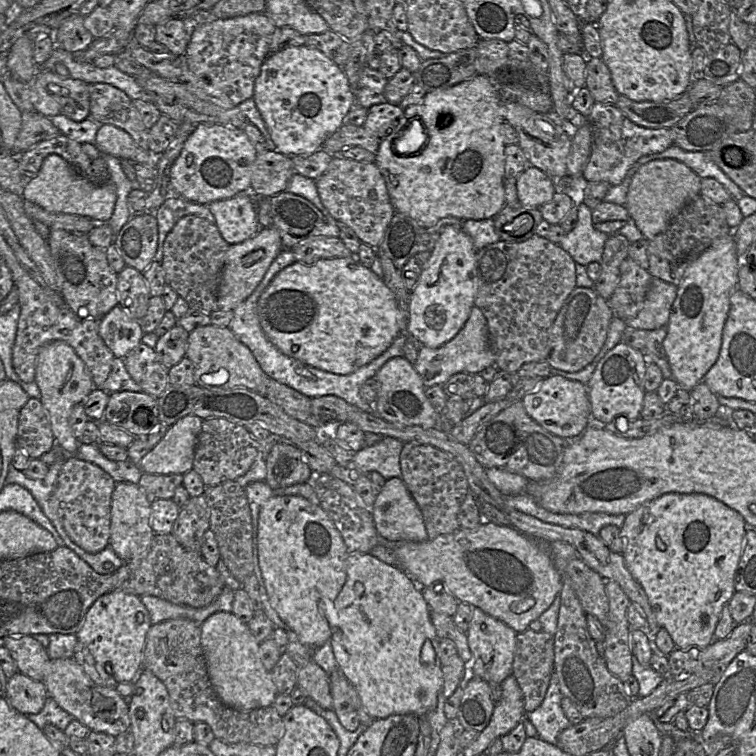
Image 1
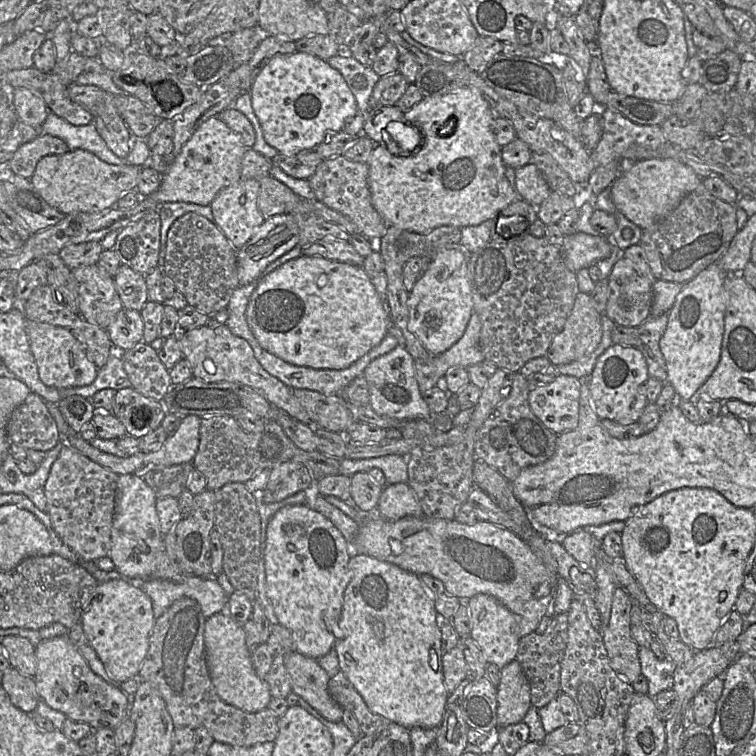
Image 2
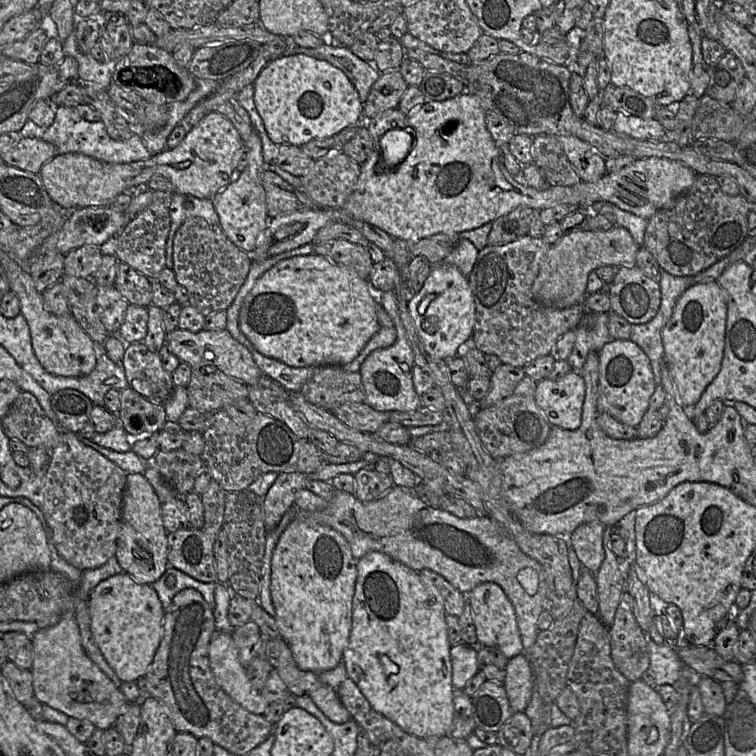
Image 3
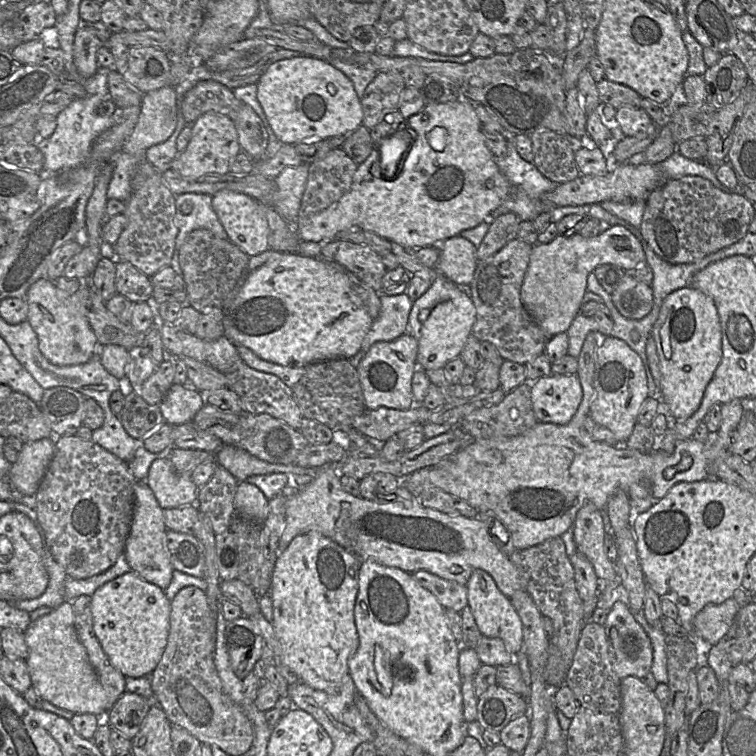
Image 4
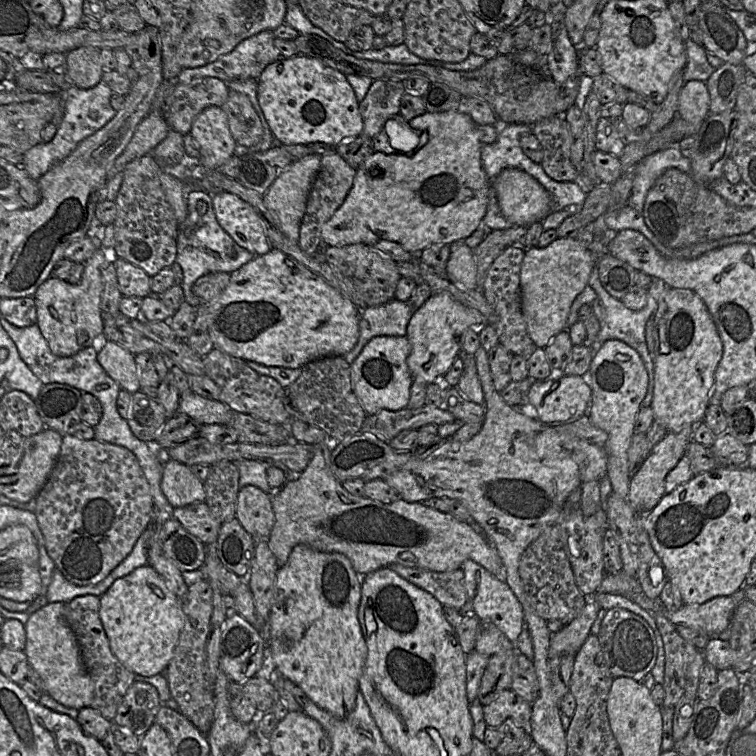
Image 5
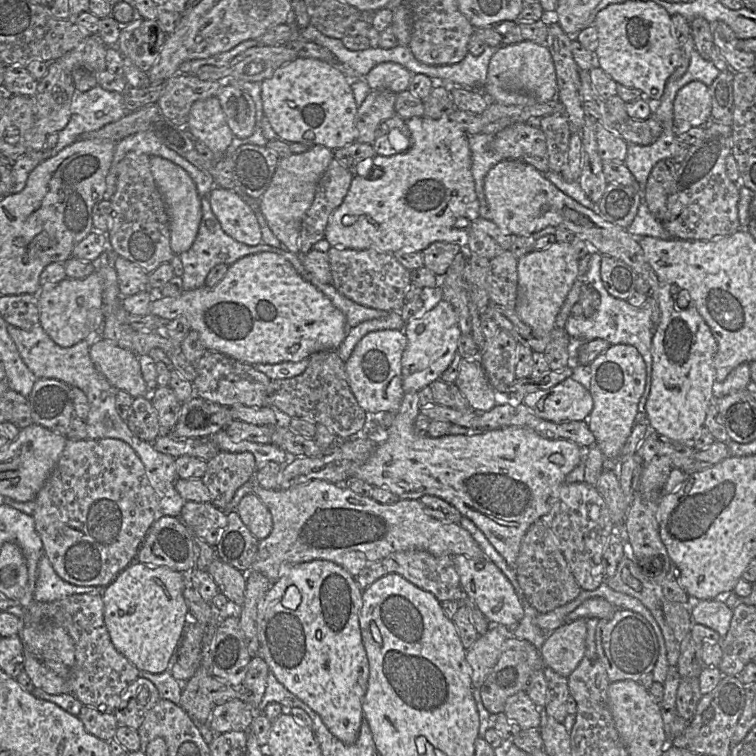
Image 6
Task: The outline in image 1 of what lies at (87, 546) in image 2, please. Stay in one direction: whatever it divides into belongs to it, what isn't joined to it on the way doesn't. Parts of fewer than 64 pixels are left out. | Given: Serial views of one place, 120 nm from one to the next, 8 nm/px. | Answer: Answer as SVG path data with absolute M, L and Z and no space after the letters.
M76 456L65 457L54 489L55 508L69 538L88 553L98 553L109 545L115 485L99 466Z

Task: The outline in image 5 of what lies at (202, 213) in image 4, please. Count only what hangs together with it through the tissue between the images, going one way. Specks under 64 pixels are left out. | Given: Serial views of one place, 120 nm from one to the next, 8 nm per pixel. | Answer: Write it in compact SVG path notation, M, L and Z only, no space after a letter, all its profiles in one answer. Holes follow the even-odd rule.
M187 187L187 210L185 220L178 224L177 253L175 261L181 266L183 280L181 287L184 292L185 302L198 307L200 299L192 292L195 281L211 272L232 273L245 263L252 260L255 255L239 246L231 236L219 225L213 208L212 196L207 192ZM203 201L207 204L204 214L199 214L197 204Z

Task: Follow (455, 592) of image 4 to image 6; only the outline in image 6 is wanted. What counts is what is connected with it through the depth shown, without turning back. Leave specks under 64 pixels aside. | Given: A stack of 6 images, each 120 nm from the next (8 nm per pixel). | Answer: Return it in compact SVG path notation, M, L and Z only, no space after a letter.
M423 550L396 552L364 568L355 580L361 590L364 591L376 580L390 573L400 574L420 589L431 592L440 603L445 601L465 603L467 601L468 596L460 584L460 577L453 557L435 556Z

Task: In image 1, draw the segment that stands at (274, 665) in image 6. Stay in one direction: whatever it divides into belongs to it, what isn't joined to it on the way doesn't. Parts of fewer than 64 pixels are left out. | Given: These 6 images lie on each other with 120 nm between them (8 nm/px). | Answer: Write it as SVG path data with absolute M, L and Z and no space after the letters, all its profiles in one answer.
M286 495L286 496L274 496L269 498L261 507L258 517L258 559L262 573L262 577L265 583L265 588L269 597L269 601L272 607L277 611L280 618L296 633L300 642L311 648L318 648L322 646L326 641L331 638L331 628L329 626L328 617L326 613L320 610L320 600L328 603L330 612L333 611L334 600L341 591L345 584L346 574L346 558L348 557L347 548L343 541L340 532L335 527L333 521L329 518L326 512L320 507L320 505L313 504L308 499L298 495Z

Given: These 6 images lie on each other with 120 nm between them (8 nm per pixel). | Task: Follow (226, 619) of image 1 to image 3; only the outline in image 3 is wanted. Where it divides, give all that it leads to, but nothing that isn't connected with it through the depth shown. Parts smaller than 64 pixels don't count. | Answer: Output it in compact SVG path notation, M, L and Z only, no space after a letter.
M213 632L209 644L209 661L218 685L234 701L254 714L265 713L269 703L250 683L232 633Z

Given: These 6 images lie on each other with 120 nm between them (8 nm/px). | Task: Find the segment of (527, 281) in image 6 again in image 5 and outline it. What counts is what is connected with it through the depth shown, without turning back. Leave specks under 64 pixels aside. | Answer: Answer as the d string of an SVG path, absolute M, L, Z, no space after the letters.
M557 238L544 248L525 249L520 271L520 299L522 315L527 333L537 348L544 348L565 329L571 305L588 285L589 276L600 256L594 256L588 248L583 248L576 239Z

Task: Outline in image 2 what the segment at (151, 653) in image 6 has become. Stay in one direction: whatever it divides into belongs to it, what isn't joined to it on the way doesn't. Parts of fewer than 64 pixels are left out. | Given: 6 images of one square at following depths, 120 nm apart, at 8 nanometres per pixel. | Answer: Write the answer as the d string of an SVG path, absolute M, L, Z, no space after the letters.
M124 577L99 583L81 617L87 639L107 673L118 683L139 677L155 621L150 597L140 585Z

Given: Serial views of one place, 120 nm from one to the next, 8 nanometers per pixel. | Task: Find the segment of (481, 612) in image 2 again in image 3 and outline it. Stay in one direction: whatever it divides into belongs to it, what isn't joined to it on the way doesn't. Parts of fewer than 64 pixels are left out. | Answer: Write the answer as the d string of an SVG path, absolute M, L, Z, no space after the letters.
M484 582L476 586L469 594L465 595L472 609L478 645L487 648L497 647L509 660L524 653L515 609L498 584L494 582Z

